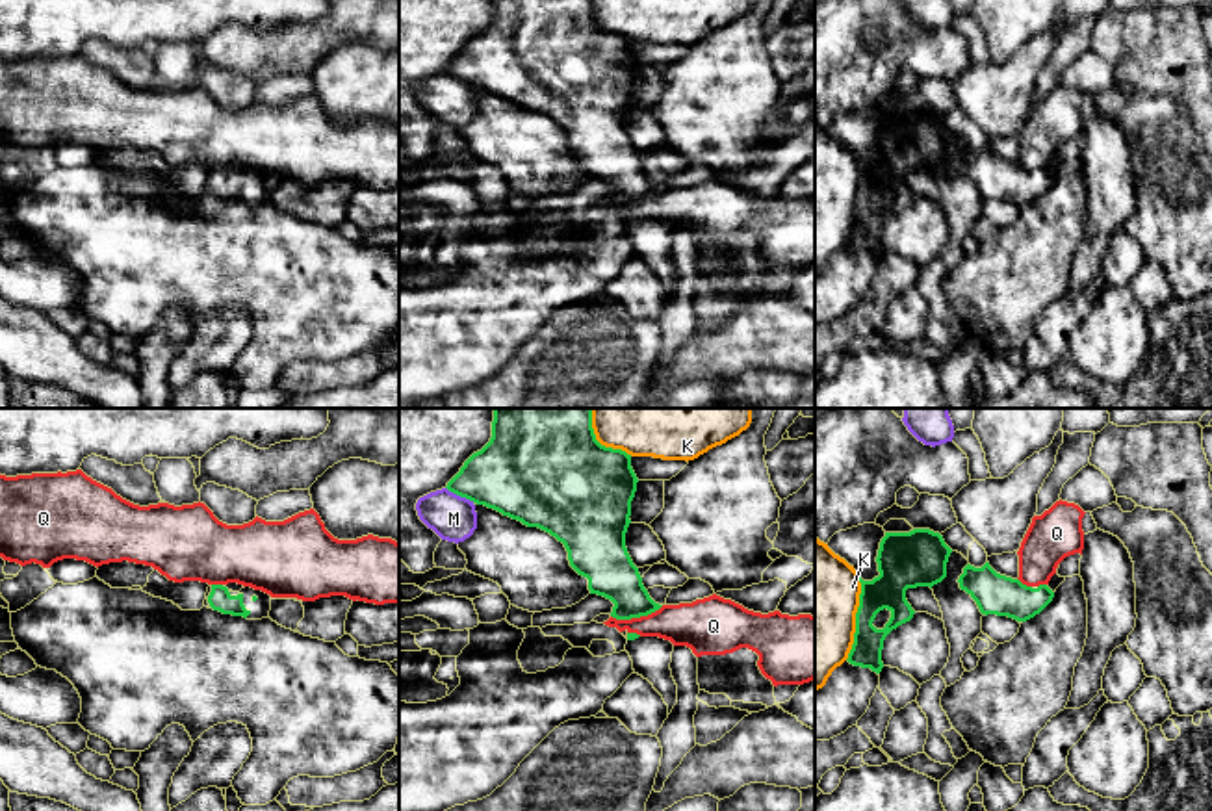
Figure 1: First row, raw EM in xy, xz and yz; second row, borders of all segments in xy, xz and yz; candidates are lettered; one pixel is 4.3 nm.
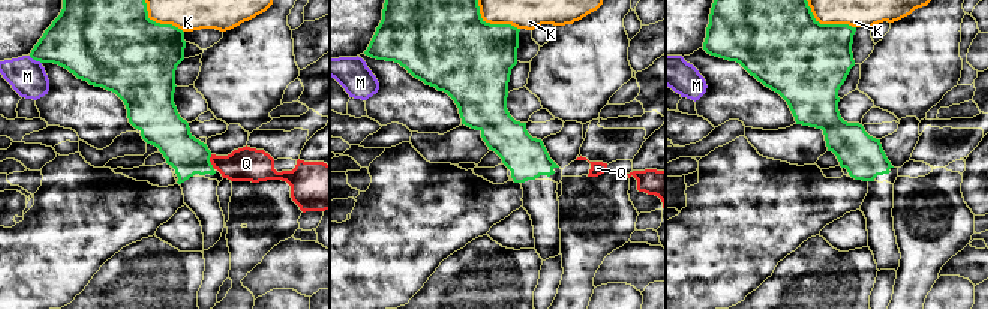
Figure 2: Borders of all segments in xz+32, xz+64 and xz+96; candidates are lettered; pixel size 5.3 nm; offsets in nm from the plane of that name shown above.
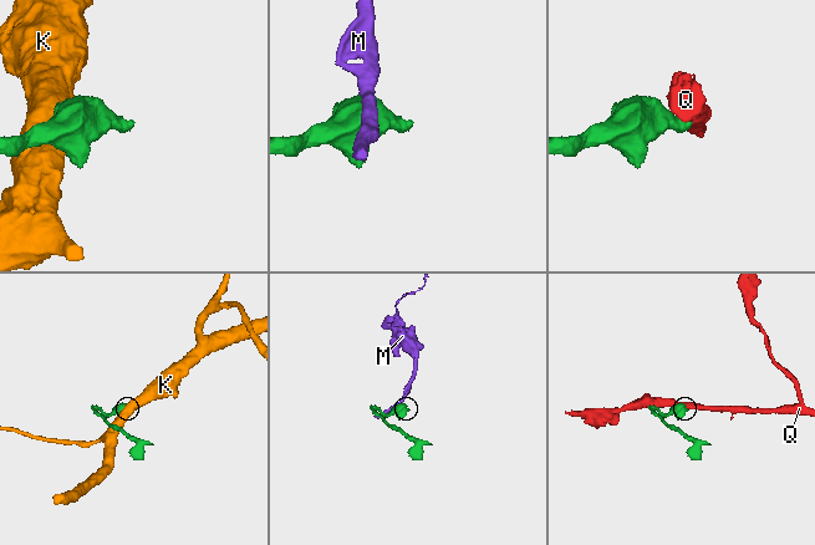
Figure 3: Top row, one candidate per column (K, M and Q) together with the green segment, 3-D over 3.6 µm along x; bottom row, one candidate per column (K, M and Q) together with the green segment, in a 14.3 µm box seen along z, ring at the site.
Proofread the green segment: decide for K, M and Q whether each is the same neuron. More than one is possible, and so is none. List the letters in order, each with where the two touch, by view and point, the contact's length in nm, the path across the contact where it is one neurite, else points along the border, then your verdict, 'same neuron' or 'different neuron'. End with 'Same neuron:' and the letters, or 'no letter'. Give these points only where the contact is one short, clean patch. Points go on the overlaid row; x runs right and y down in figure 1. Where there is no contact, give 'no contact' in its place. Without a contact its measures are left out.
K: contact yz (856, 617); length 380 nm; different neuron
M: contact xz (461, 496); length 140 nm; different neuron
Q: contact xz (637, 617); length 240 nm; border xz (663, 605), (639, 617), (611, 617); different neuron
Same neuron: no letter

